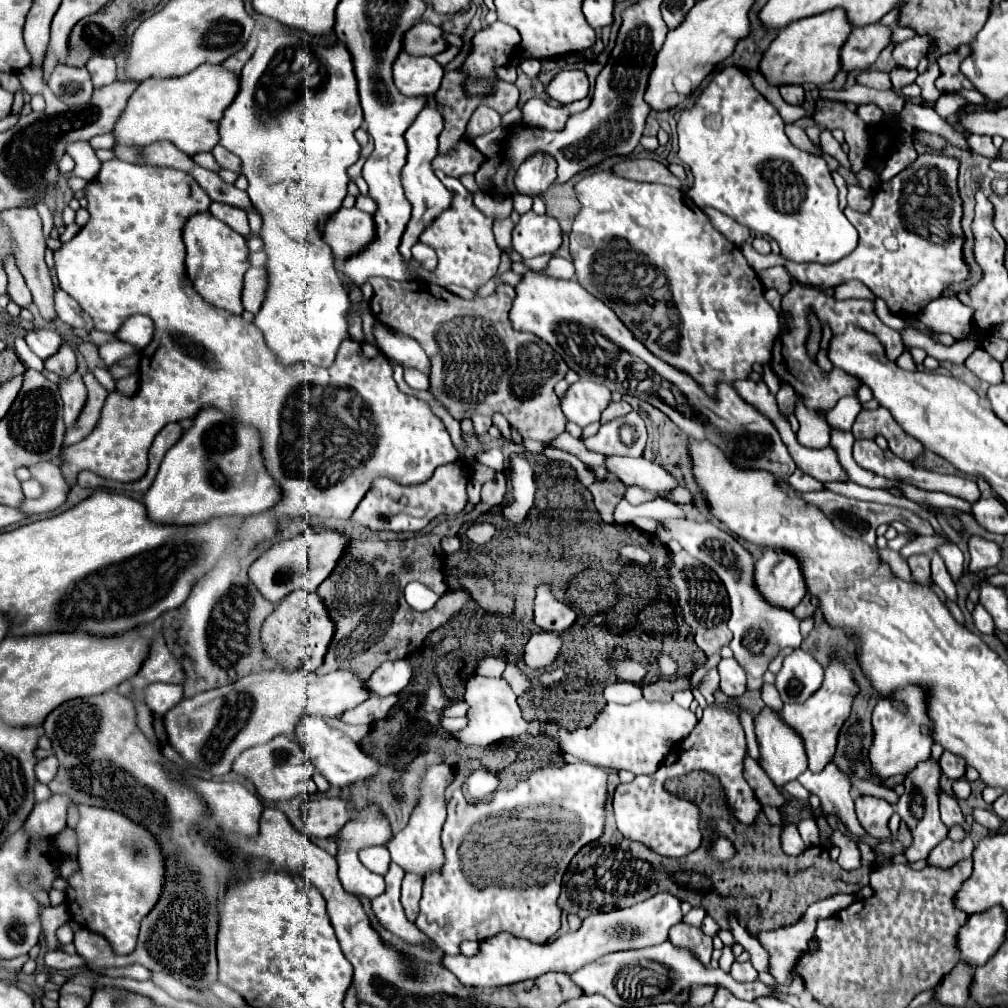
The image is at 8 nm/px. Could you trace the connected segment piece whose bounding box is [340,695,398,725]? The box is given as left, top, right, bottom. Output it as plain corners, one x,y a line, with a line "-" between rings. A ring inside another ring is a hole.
388,695
388,697
370,697
364,703
360,703
354,709
348,709
340,717
344,723
354,723
354,725
370,725
372,721
384,719
388,711
398,703
398,695

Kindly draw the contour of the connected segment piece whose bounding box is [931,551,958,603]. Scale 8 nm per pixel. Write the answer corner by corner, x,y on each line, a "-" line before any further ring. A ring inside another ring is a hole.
934,551
931,559
931,577
935,584
937,584
947,599
957,602
958,594
956,586
948,573
943,559

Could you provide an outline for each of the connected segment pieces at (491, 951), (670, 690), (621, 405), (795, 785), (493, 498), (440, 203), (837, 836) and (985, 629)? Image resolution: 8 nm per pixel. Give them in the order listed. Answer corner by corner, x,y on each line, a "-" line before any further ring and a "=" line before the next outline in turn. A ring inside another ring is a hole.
656,893
654,897
628,907
616,909
610,913
598,913
584,919
582,927
576,933
560,935
560,939
544,945
536,945
528,939
518,939
508,933
500,933
492,939
482,941
480,953
474,957
466,955
444,955
442,967
452,971
460,983
472,987
496,987
510,985
526,979
536,979
548,971
574,973
590,961
596,961
614,951
642,949
666,941
668,929
682,919
680,901
670,893
=
676,677
674,681
668,681
668,679
660,679
656,683
650,683
650,685
644,685
642,687
642,695
644,699
648,701
670,701
672,695
680,689
692,689
692,681
690,677
=
622,399
622,401
610,401
610,405
604,409
600,421
612,421
612,419
616,419
616,417
626,415
630,409
632,409
632,407
630,407
624,399
=
790,781
788,785
784,785
784,791
786,791
786,793
790,793
792,797
796,797
796,799
808,801
808,791
806,791
798,781
=
498,473
498,477
496,477
494,483
484,485
482,501
476,505
476,511
488,511
488,509
492,509
494,505
502,503
504,495
506,495
506,475
=
424,107
424,111
416,117
416,121
408,127
406,131
406,145
408,145
408,155
406,155
406,165
402,169
402,185
404,185
404,191
406,191
406,197
408,201
412,203
412,219
408,221
406,225
406,231
402,235
402,241
400,241
400,255
404,257
406,265
408,265
408,275
412,279
420,279
420,275
416,273
416,269
410,265
412,261
412,255
410,255
410,247
414,243
418,243
418,235
422,233
422,229
440,213
444,211
450,201
452,201
452,193
440,183
440,179
434,175
432,167
430,167
430,159
434,159
438,155
438,137
444,129
444,119
442,115
436,111
436,109
430,109
430,107
=
834,831
832,833
832,839
828,841
826,847
832,847
832,845
838,845
840,847
840,857
838,857
838,863
842,869
850,871
850,869
856,869
860,867
860,851
856,847
856,843
842,831
=
976,603
976,609
972,611
972,617
974,617
974,621
976,621
976,627
980,629
980,633
992,633
994,631
994,621
992,621
992,615
990,613
986,613
986,609
980,605
980,603

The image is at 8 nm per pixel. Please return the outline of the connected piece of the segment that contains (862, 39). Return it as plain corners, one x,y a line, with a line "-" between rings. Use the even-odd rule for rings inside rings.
864,25
854,27
846,45
842,47
842,71
864,71
868,69
882,49
886,49
892,43
892,27
890,25

